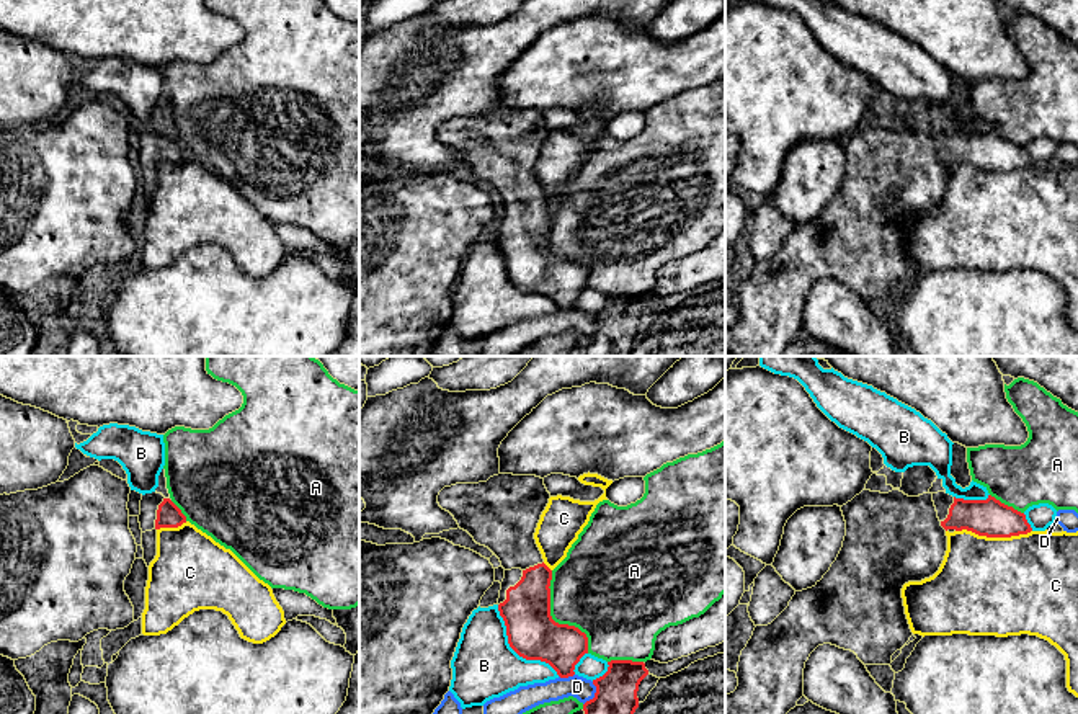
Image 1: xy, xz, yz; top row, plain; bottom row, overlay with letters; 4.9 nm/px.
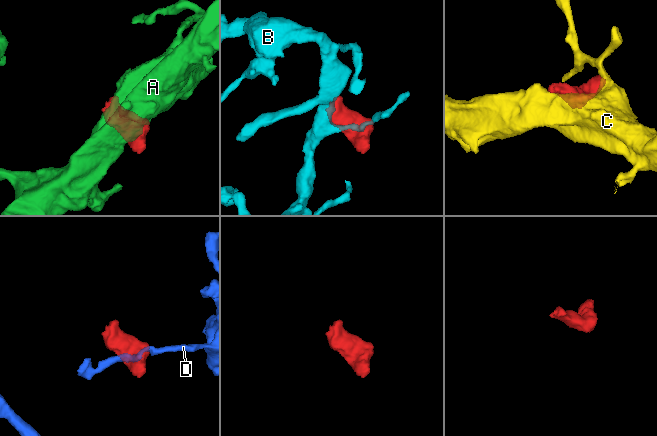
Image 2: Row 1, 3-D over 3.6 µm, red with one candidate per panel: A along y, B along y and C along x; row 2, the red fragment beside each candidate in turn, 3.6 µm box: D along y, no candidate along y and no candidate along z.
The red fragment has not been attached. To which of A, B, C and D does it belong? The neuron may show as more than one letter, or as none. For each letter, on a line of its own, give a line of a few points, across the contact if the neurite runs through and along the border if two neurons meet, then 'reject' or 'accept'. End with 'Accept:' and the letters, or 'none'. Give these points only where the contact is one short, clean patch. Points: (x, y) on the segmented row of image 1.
A: reject
B: reject
C: reject
D: xz (593, 682), (595, 693), (583, 705) | reject
Accept: none

